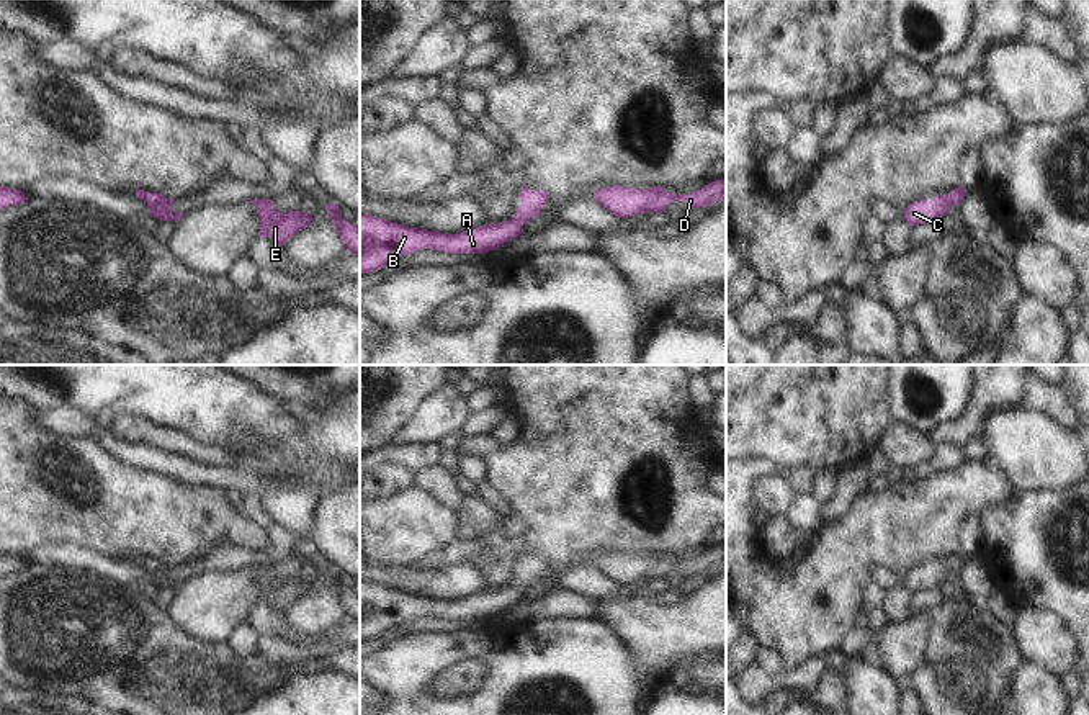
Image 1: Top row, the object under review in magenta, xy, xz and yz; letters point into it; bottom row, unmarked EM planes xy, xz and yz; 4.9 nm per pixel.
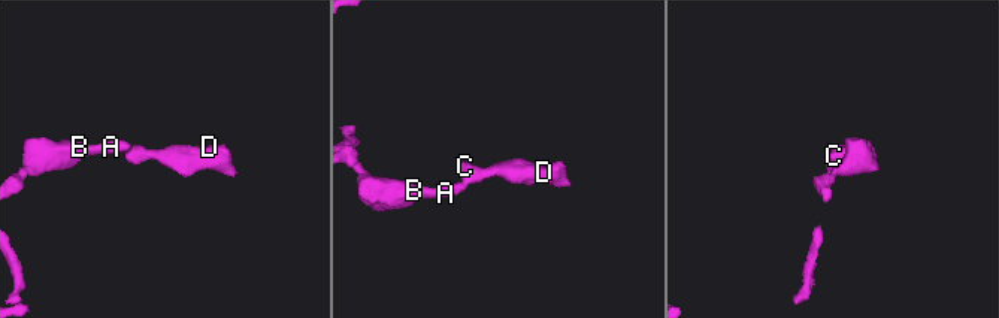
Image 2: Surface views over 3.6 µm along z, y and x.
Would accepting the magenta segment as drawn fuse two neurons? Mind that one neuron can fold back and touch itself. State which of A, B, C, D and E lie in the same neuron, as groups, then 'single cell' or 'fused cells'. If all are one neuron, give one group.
A B C D E | single cell

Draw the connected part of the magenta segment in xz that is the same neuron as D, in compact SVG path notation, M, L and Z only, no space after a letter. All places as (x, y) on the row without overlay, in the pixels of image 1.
M715 546L701 556L685 563L667 560L664 553L641 556L615 551L595 558L594 564L618 584L631 584L639 579L666 579L675 566L690 574L703 573L710 576L715 566L721 569L726 564L726 548Z

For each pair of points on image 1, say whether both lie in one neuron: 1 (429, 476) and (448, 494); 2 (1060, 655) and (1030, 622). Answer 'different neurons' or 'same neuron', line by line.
1: same neuron
2: same neuron

